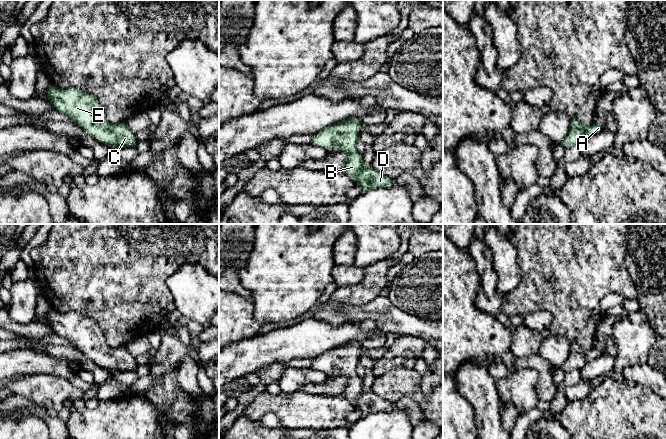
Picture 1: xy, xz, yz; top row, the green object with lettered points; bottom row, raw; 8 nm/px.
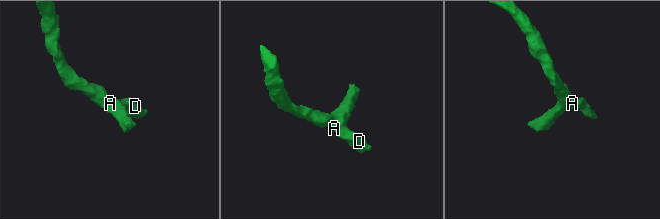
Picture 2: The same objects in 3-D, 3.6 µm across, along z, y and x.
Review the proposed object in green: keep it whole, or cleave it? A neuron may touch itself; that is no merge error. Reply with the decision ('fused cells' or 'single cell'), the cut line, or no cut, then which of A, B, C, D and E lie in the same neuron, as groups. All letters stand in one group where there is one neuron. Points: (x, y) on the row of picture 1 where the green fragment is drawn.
single cell | no cut | A B C D E

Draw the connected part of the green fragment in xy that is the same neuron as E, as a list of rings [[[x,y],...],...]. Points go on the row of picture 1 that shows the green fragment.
[[[51,82],[46,95],[53,108],[70,117],[100,143],[114,148],[136,146],[135,134],[126,122],[110,123],[102,106],[91,94],[74,87],[59,89]]]

